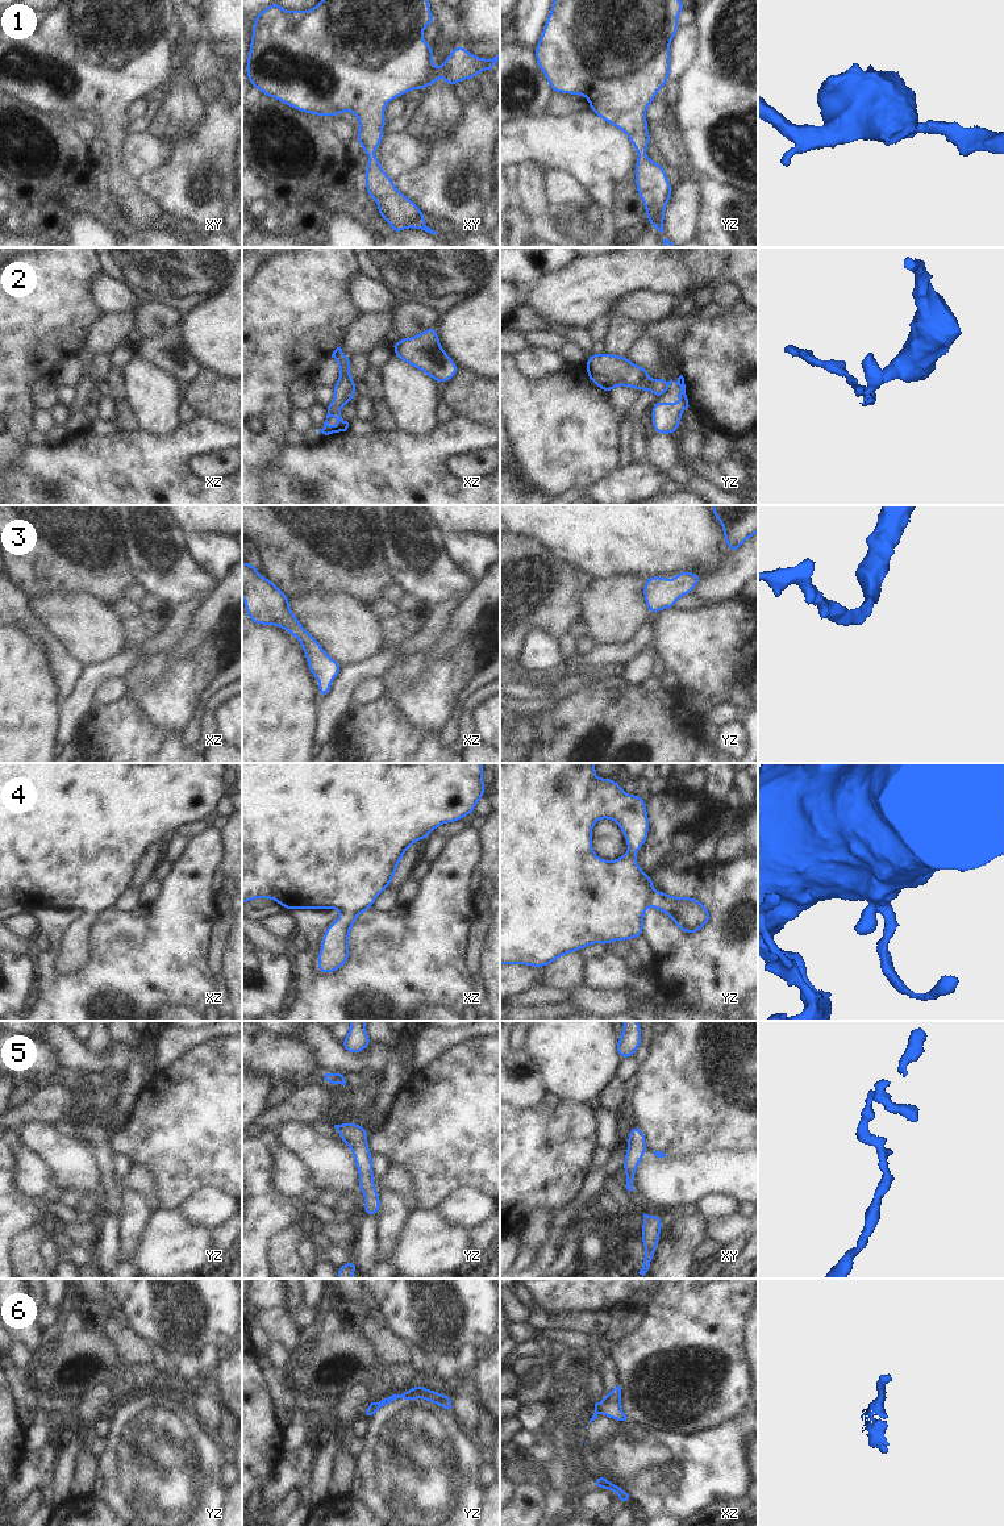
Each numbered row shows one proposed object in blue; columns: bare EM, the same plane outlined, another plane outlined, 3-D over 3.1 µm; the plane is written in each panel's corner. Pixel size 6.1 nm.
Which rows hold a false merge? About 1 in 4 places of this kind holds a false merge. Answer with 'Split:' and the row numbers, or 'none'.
Split: 2, 6.

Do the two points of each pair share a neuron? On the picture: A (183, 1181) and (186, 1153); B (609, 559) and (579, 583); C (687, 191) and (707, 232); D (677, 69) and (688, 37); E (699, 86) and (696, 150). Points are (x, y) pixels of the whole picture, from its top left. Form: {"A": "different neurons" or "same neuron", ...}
{"A": "same neuron", "B": "different neurons", "C": "different neurons", "D": "same neuron", "E": "same neuron"}

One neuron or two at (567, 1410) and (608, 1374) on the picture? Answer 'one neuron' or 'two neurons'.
one neuron

